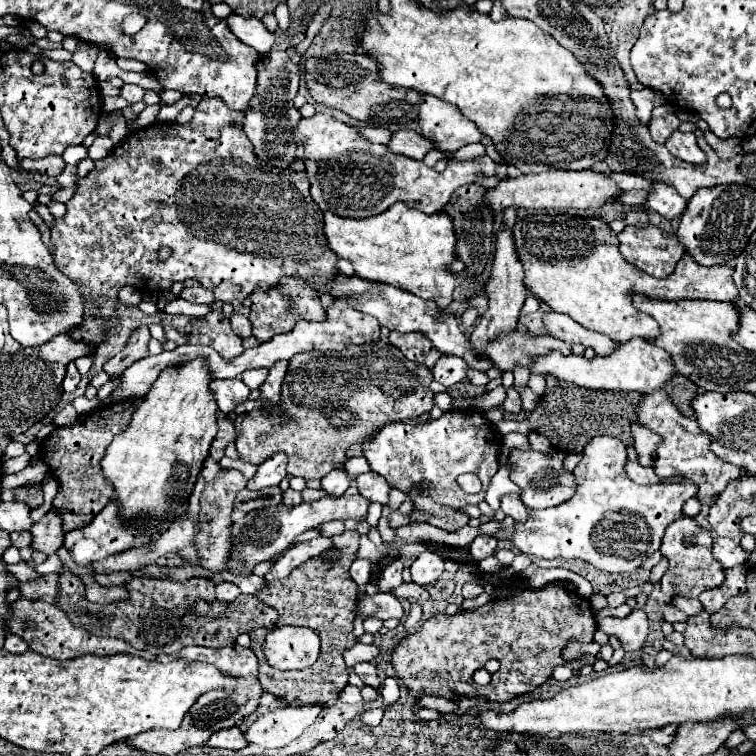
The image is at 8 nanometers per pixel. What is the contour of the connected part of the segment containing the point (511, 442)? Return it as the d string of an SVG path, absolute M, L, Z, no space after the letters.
M507 433L503 435L503 445L509 447L509 449L531 449L529 447L529 441L527 441L527 435L521 435L521 433Z

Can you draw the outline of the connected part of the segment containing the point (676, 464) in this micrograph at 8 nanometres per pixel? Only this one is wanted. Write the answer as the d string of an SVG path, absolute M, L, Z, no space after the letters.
M655 391L653 395L643 395L639 405L637 405L637 419L641 425L649 427L651 431L655 431L661 437L661 443L657 445L657 459L653 463L655 473L661 479L673 477L673 475L681 475L685 479L691 479L697 487L697 499L703 505L711 505L715 499L713 495L721 493L729 481L743 477L747 471L719 459L711 449L711 437L701 431L701 427L697 427L697 419L695 417L685 417L673 403L671 397L667 395L667 391Z

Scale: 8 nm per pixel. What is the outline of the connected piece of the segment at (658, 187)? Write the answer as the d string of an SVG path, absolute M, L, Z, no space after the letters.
M651 181L651 189L647 191L645 207L657 211L665 219L673 219L685 211L687 201L681 195L677 195L675 187L671 187L669 183Z

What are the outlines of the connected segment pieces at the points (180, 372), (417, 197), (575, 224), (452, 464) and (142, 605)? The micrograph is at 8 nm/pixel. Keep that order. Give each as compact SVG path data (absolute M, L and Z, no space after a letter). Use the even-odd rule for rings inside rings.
M191 359L187 363L167 367L159 375L155 385L151 385L141 405L135 409L127 431L115 437L113 443L107 447L107 453L101 461L103 475L113 483L115 499L121 507L121 515L125 515L127 519L137 519L149 513L151 519L159 523L155 525L155 529L161 529L173 517L181 515L183 503L191 495L201 465L209 455L211 441L217 435L217 403L209 387L213 379L215 377L207 367L207 359Z
M315 113L309 119L301 119L295 131L295 143L297 157L305 161L313 201L321 211L331 211L339 217L351 219L379 215L397 201L405 201L429 215L441 213L455 189L473 183L479 173L495 175L495 163L487 155L467 163L451 161L443 173L437 173L423 161L395 155L383 145L365 141L355 127L345 125L327 113Z
M537 213L517 219L513 235L529 291L553 311L569 315L583 327L615 339L615 343L627 343L631 337L655 339L655 335L659 335L655 319L631 303L631 291L667 301L713 299L733 303L737 299L737 289L731 277L733 269L727 265L703 267L689 255L683 255L675 271L665 279L655 279L639 271L621 257L615 231L597 217Z
M447 411L439 419L423 423L391 423L377 431L371 441L365 441L363 451L371 469L385 477L391 487L403 493L413 489L427 491L435 503L459 509L469 503L479 505L485 499L491 477L499 469L501 435L481 411ZM461 473L475 473L483 483L481 493L465 493L457 483Z
M63 567L59 575L59 595L55 597L55 603L67 611L71 623L75 627L83 627L91 635L105 635L105 637L117 637L131 643L135 649L151 651L153 655L175 655L187 645L203 645L203 647L223 647L227 643L233 643L241 633L249 633L251 629L267 627L273 629L279 613L273 607L267 607L261 599L255 595L239 595L229 609L219 615L217 619L209 617L197 617L187 611L187 603L193 603L197 599L215 599L215 581L205 577L193 577L189 581L177 583L169 579L139 579L133 577L129 583L125 583L125 589L129 593L127 599L99 605L91 603L85 597L85 585L83 581L71 573L71 569Z

